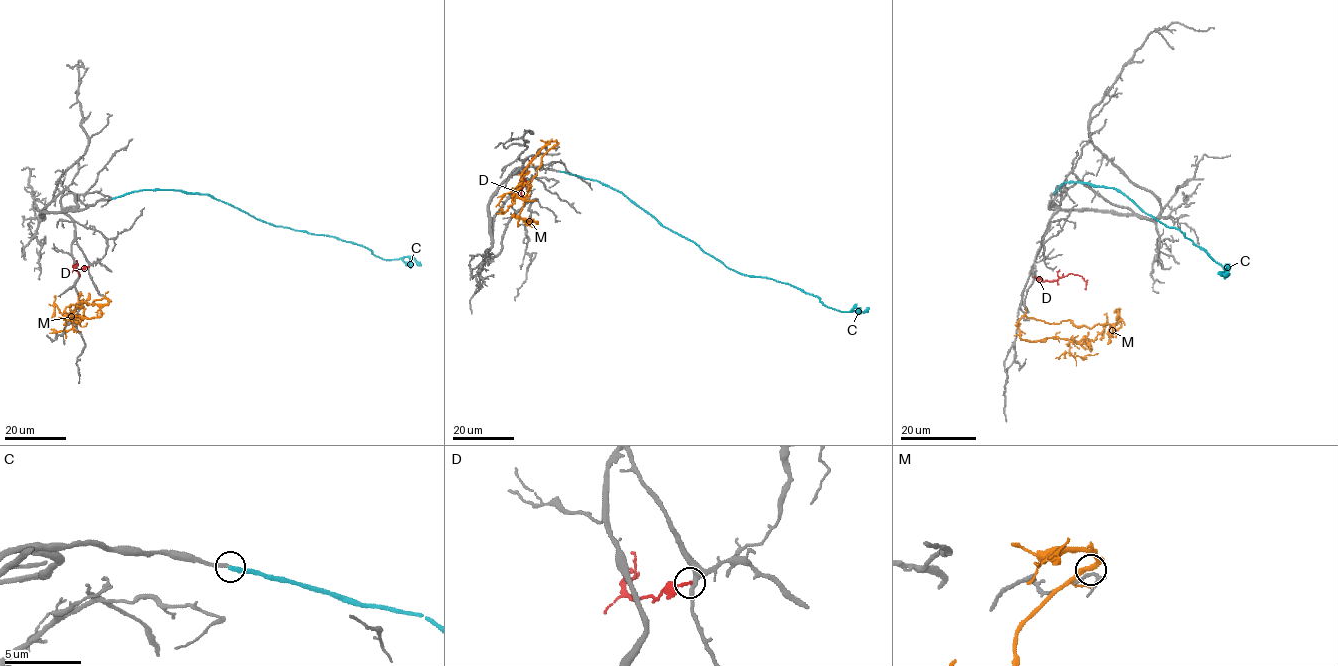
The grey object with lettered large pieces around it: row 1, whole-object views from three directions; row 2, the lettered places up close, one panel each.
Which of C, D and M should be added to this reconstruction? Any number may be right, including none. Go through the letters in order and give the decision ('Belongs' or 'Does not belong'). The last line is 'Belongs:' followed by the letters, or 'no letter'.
C: Does not belong
D: Does not belong
M: Does not belong
Belongs: no letter

